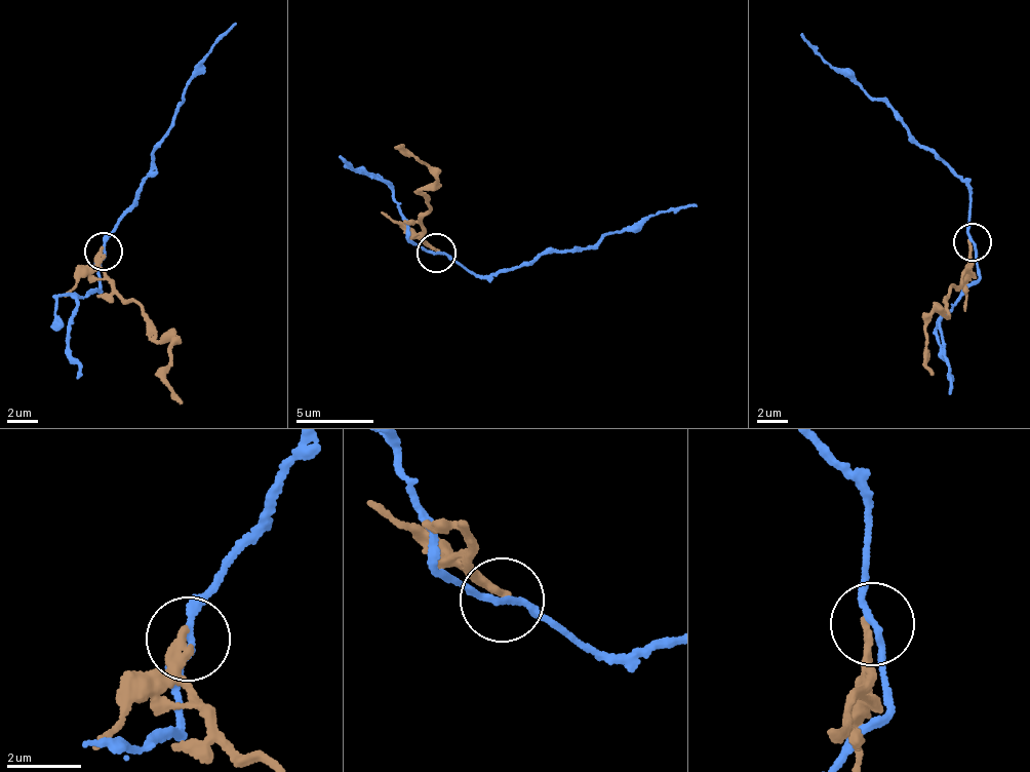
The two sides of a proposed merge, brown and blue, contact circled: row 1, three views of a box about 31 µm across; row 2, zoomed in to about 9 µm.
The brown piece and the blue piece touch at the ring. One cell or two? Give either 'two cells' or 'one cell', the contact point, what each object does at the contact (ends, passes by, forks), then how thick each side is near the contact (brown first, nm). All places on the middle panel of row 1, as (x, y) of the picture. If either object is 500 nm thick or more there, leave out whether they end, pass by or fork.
two cells; place (436, 253); brown ends; blue passes by; calibres 240 and 170 nm

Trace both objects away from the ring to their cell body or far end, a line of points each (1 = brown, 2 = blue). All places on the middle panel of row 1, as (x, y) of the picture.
1: (435, 249), (422, 239), (429, 204), (418, 191), (436, 177), (399, 146)
2: (435, 253), (490, 274), (543, 253), (587, 247), (628, 225), (681, 206), (697, 207)

